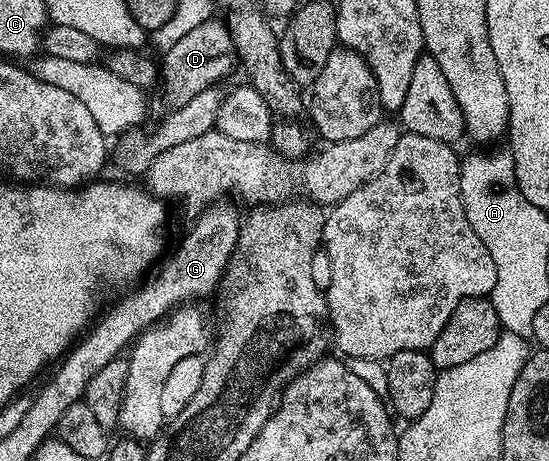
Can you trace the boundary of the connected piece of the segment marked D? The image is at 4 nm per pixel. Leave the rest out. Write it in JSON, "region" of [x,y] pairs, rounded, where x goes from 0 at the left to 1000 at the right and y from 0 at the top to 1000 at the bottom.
{"region":[[[381,41],[361,50],[353,67],[339,67],[317,102],[310,102],[297,117],[295,132],[295,184],[299,195],[291,210],[299,217],[301,239],[317,239],[342,226],[353,206],[366,202],[370,193],[384,193],[399,187],[401,174],[423,150],[423,139],[432,139],[434,126],[423,98],[423,78],[415,56],[401,41]]]}

